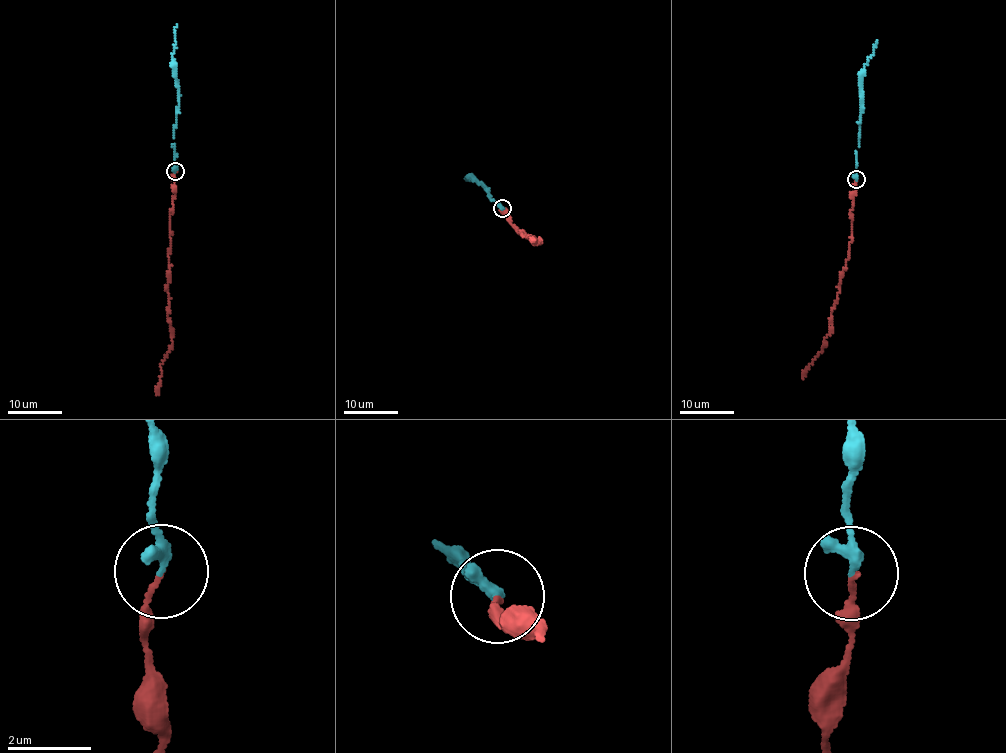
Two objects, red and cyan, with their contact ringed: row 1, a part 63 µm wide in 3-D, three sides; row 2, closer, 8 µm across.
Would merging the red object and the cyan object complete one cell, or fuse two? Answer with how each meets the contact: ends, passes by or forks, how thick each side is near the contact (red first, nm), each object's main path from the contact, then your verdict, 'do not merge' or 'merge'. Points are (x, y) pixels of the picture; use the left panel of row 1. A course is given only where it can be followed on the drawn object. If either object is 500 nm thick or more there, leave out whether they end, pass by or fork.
red ends there; cyan ends there; 90 nm thick on the red side, 300 nm on the other; red runs (175, 171), (174, 198), (169, 218), (168, 276), (171, 348), (160, 370), (157, 395); cyan runs (175, 171), (172, 143), (179, 97), (175, 62), (171, 59), (176, 23); merge

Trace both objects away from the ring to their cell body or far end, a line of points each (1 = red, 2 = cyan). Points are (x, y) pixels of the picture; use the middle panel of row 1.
1: (502, 208), (519, 232), (541, 241), (537, 244), (533, 241)
2: (502, 208), (491, 200), (485, 188), (471, 176), (466, 177)

